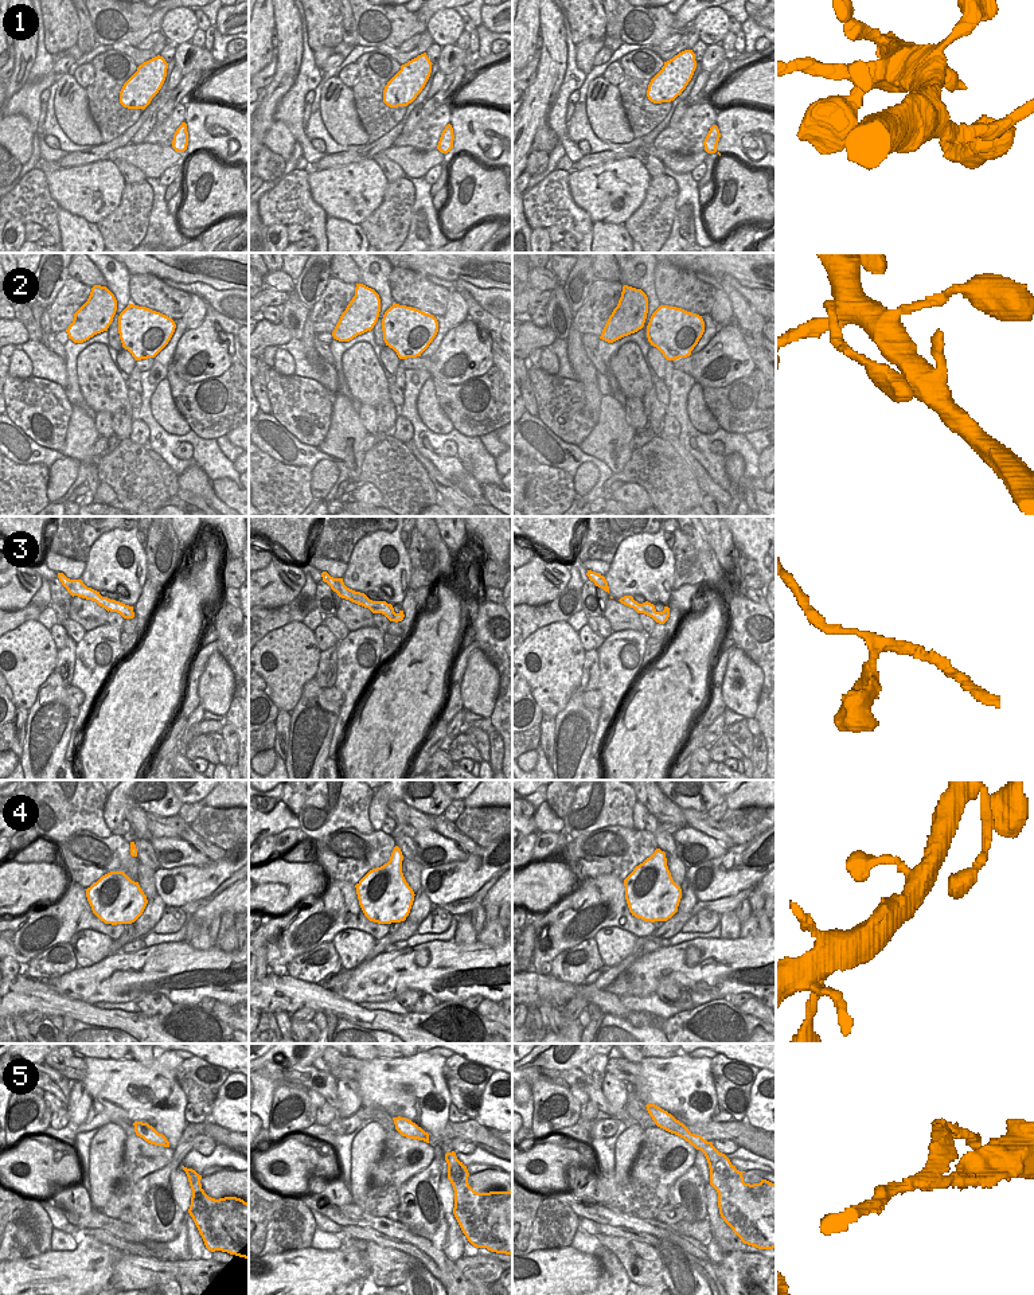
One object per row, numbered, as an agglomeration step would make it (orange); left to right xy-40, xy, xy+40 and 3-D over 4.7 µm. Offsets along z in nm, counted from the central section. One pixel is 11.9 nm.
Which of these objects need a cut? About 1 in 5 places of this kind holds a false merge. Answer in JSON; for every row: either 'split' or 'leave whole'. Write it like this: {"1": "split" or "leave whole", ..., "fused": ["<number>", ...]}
{"1": "split", "2": "leave whole", "3": "leave whole", "4": "leave whole", "5": "split", "fused": ["1", "5"]}

